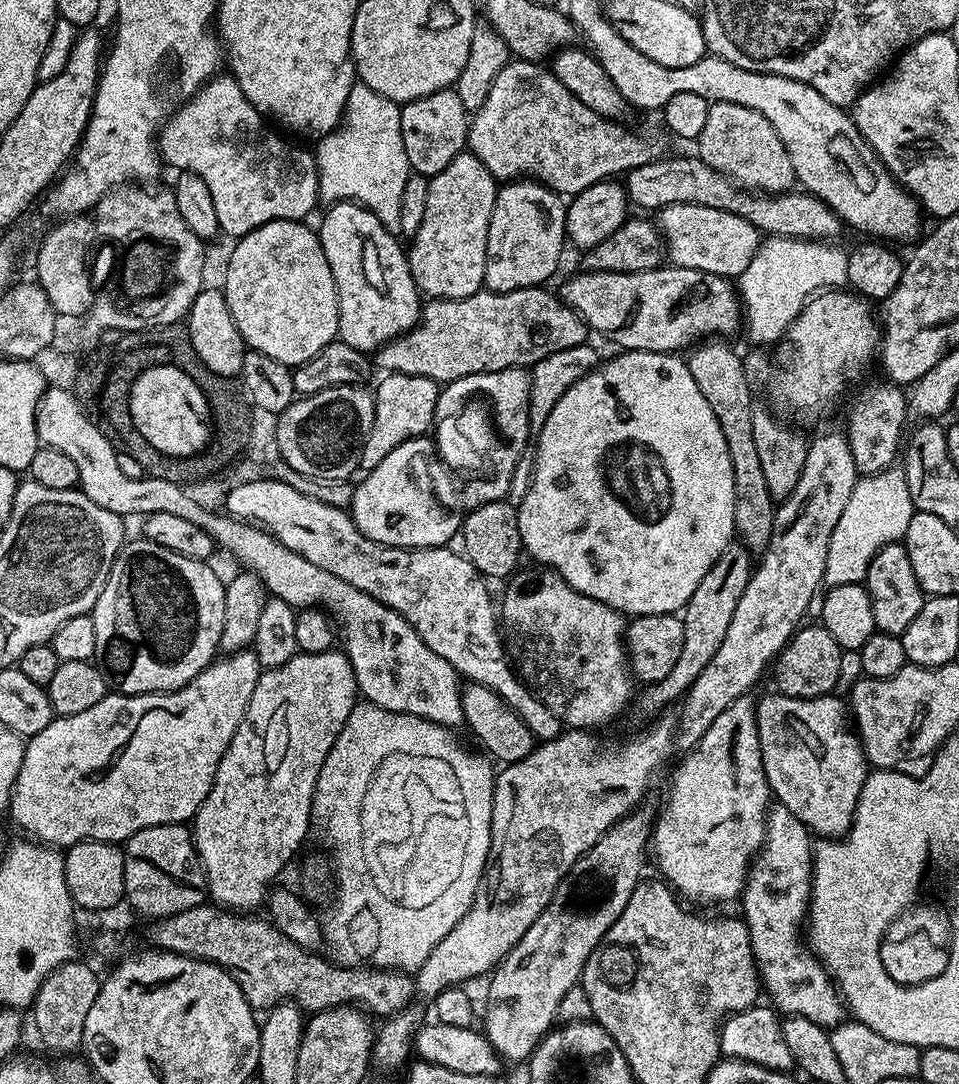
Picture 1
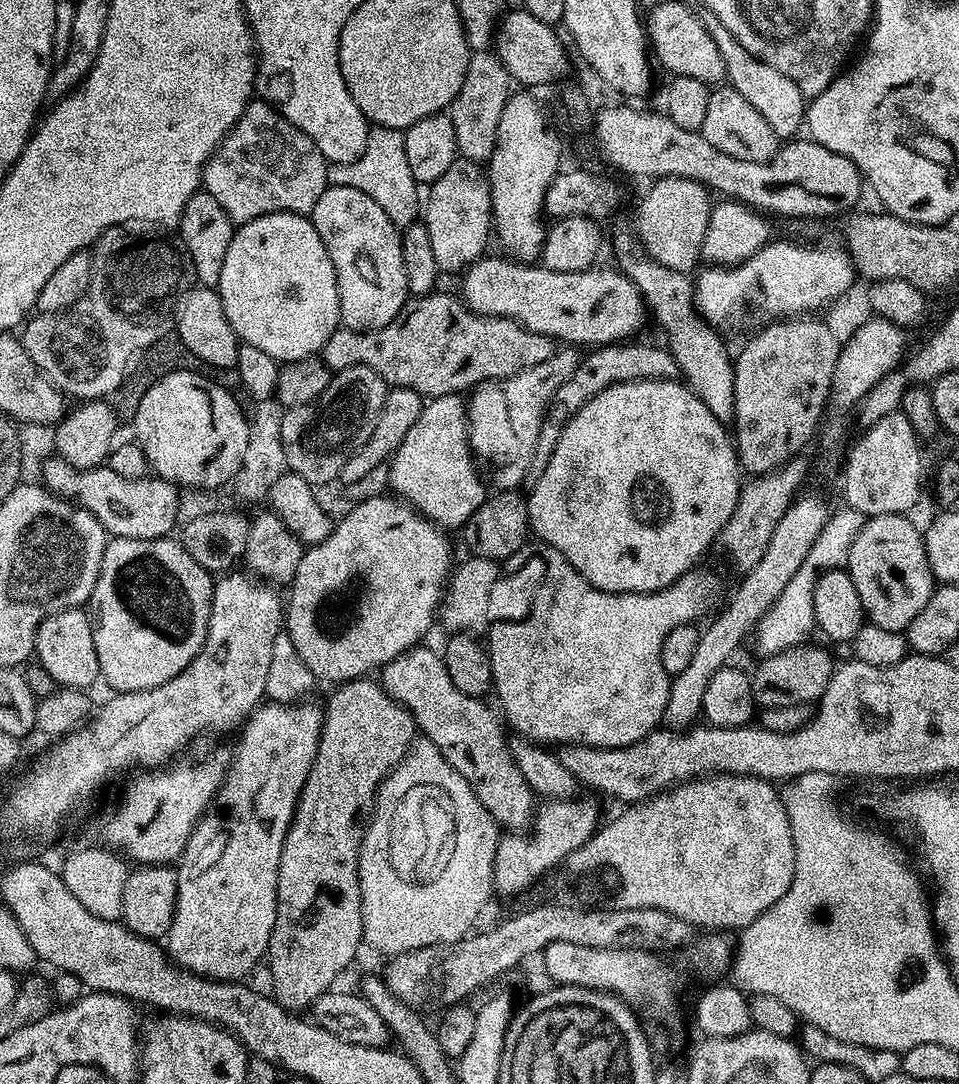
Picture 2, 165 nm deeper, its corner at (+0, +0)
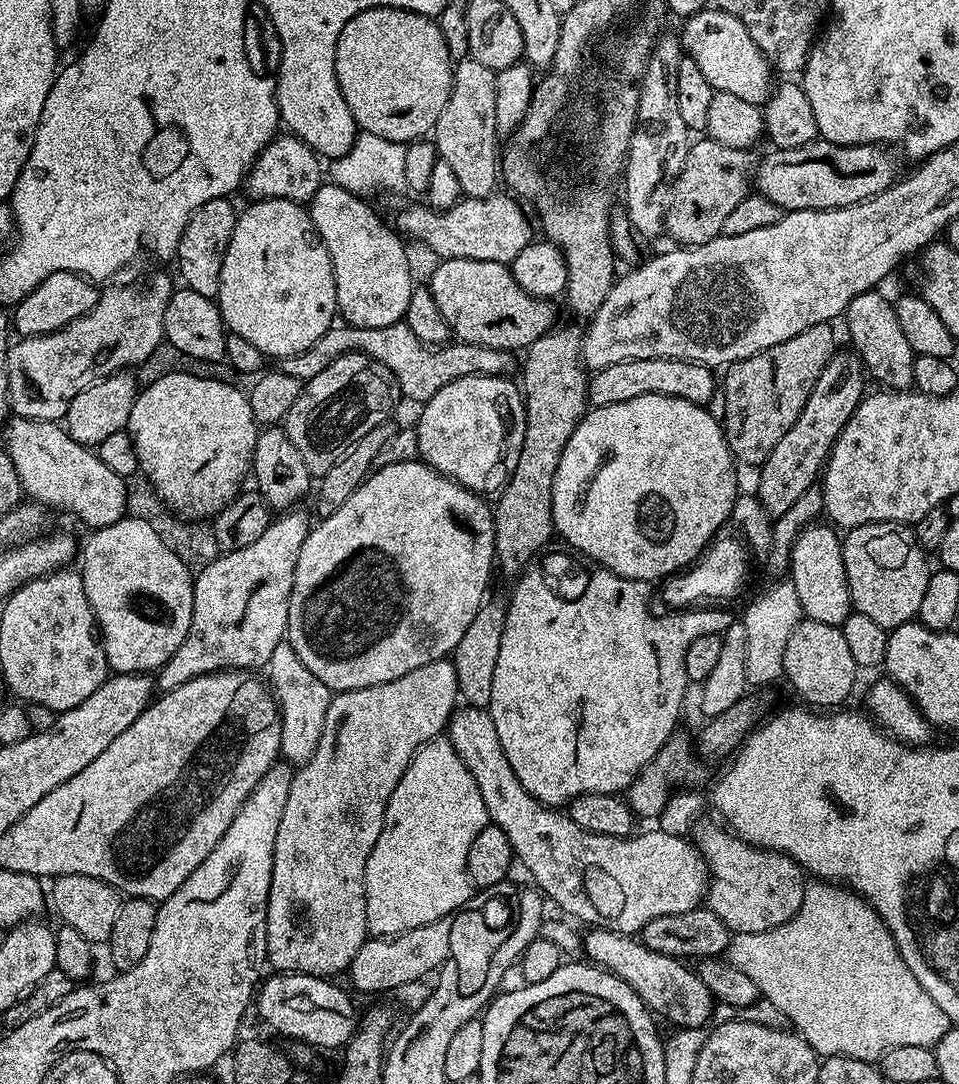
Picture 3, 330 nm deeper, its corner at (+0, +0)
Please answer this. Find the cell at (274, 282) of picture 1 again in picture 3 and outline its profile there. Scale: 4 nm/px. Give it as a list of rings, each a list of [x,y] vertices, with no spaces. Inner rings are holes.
[[[257,199],[250,204],[252,205],[245,212],[243,209],[236,217],[234,234],[230,238],[230,246],[226,250],[222,262],[222,278],[220,279],[220,295],[218,297],[220,317],[223,318],[224,327],[231,335],[246,338],[246,342],[258,346],[258,350],[265,358],[272,358],[272,356],[273,358],[279,358],[290,354],[298,354],[302,350],[306,350],[306,346],[314,346],[314,342],[318,342],[318,338],[322,338],[322,334],[326,334],[326,330],[333,327],[335,320],[332,319],[337,319],[336,283],[334,282],[332,259],[328,253],[328,248],[322,242],[322,238],[316,233],[311,211],[303,203],[296,203],[292,200]]]

